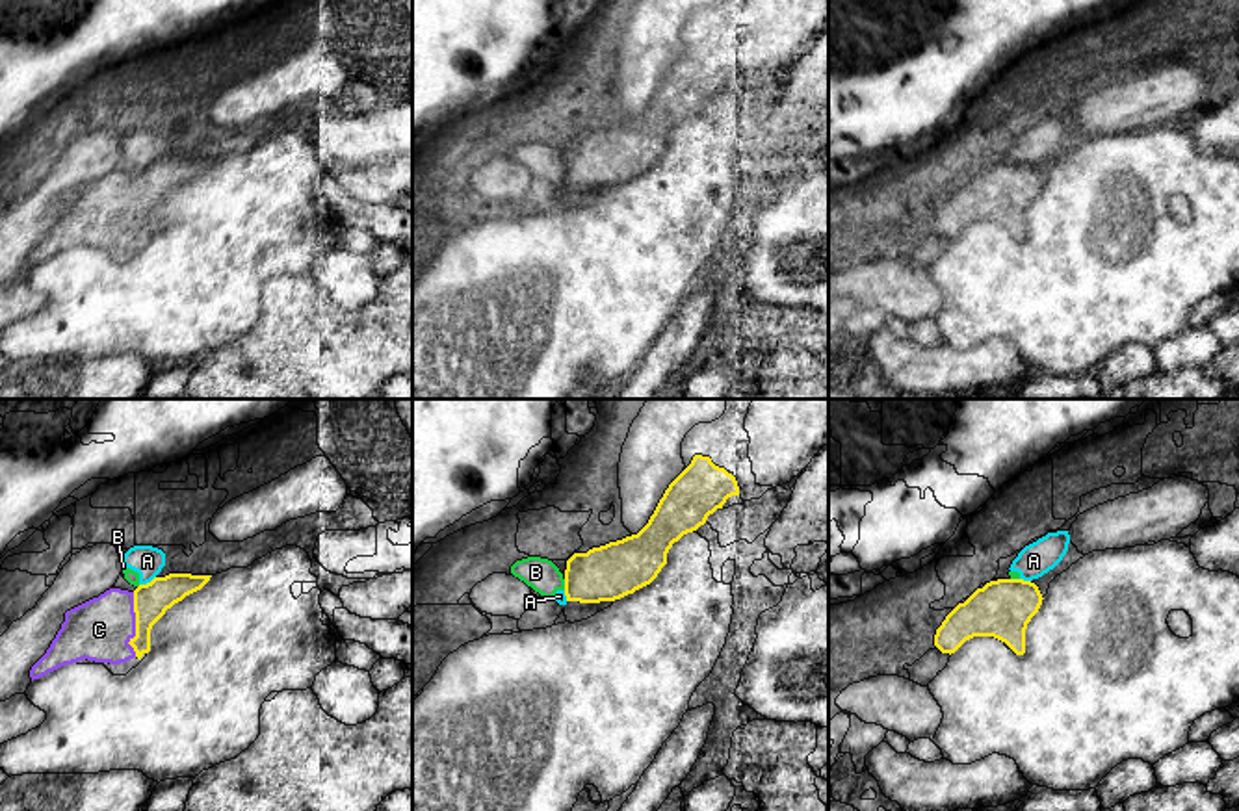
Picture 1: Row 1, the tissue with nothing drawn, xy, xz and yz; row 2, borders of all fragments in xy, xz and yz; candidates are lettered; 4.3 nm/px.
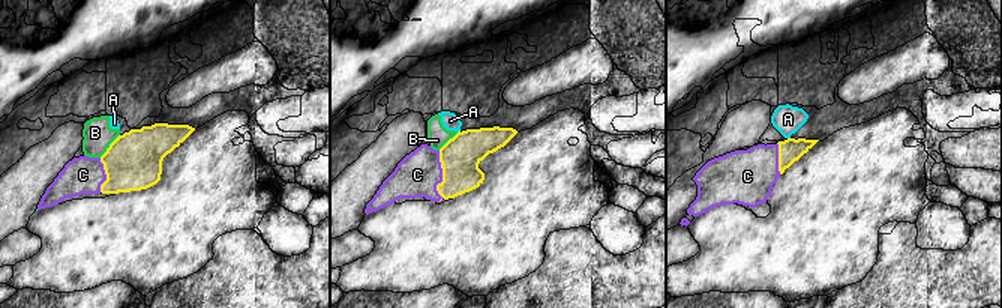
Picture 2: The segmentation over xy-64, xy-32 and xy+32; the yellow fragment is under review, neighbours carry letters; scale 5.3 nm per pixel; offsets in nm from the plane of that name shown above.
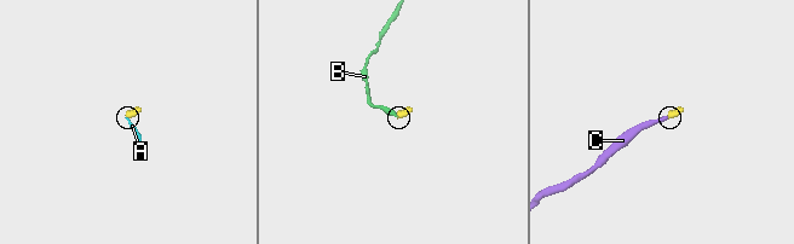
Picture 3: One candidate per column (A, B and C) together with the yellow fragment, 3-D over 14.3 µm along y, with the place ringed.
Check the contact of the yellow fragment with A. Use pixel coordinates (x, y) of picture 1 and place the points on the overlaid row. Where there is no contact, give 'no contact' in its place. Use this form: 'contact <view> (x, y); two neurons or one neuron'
contact xy (147, 583); two neurons

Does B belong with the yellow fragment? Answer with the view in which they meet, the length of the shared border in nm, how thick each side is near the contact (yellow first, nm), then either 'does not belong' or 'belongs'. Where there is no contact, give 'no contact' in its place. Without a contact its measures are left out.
xz | 50 nm | 240/150 nm | does not belong

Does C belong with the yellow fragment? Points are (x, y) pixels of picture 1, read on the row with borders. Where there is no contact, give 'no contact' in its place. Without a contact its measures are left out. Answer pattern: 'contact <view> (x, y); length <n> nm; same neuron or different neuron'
contact xy (136, 624); length 280 nm; same neuron

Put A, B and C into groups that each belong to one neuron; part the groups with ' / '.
A B / C

